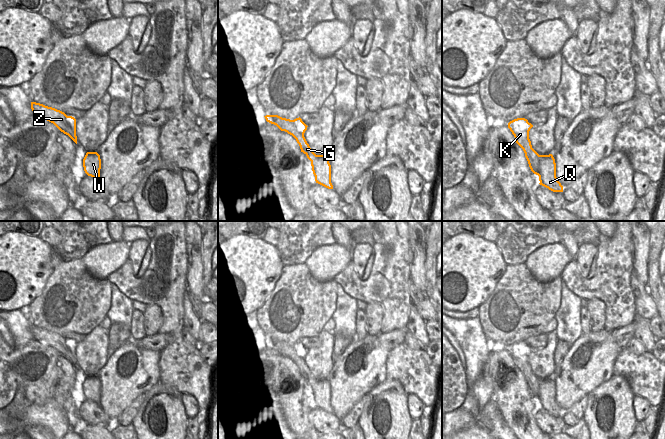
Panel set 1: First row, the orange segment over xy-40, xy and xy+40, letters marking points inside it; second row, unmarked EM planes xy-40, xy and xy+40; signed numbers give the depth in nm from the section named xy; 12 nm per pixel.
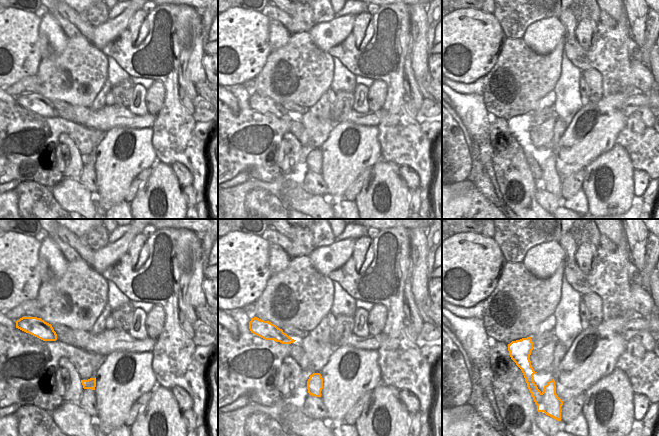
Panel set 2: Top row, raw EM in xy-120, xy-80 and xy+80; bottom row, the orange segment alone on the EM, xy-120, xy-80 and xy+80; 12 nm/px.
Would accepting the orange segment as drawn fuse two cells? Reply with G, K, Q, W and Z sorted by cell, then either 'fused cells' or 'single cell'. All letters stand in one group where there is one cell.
groups G K Z / Q W; fused cells

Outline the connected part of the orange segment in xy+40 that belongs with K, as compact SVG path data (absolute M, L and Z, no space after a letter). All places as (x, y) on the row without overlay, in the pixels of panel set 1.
M517 342L508 347L508 352L515 361L516 367L523 373L531 395L537 399L540 379L532 372L529 355L533 351L525 342Z

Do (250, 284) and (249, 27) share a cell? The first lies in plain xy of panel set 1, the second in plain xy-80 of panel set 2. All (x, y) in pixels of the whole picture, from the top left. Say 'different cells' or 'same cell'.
same cell

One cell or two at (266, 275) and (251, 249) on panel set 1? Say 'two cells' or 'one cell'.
one cell

